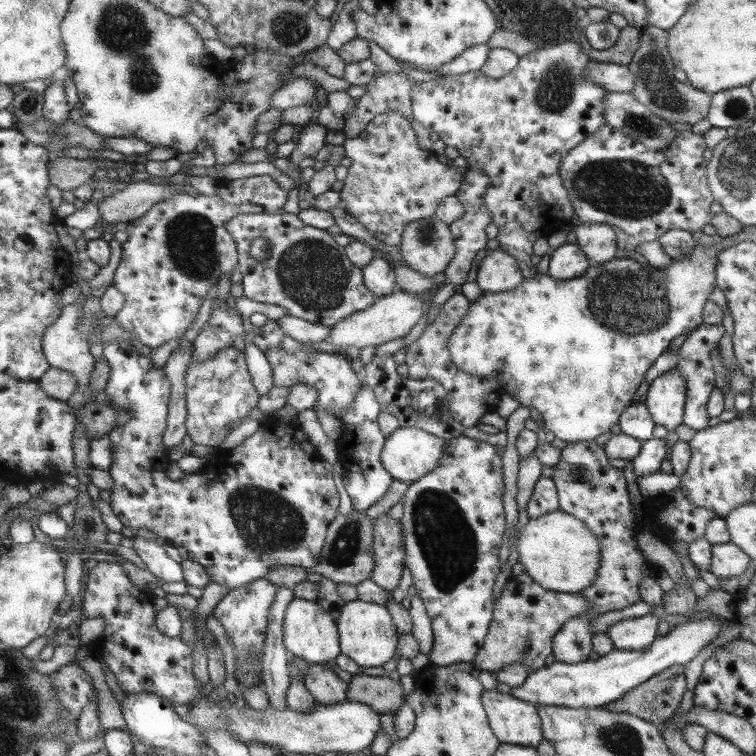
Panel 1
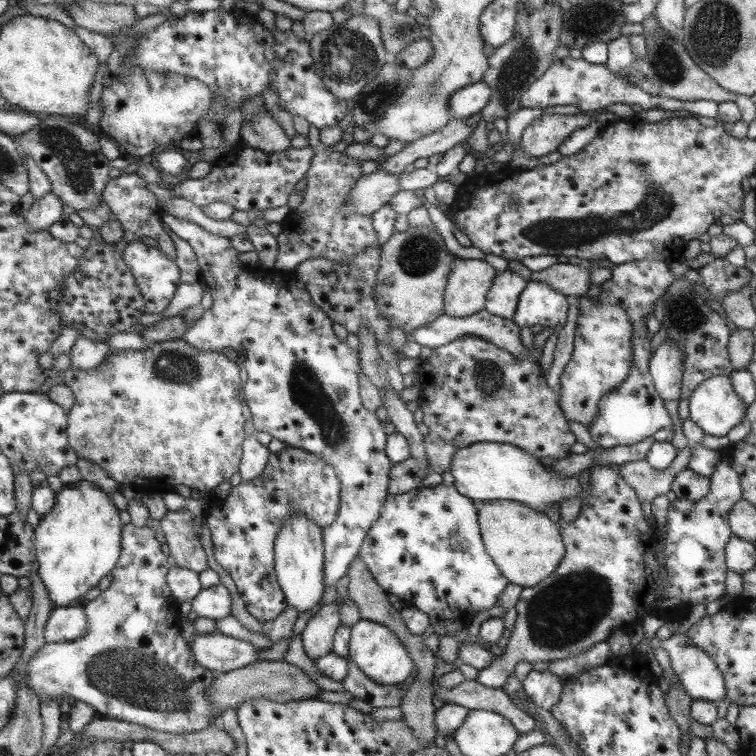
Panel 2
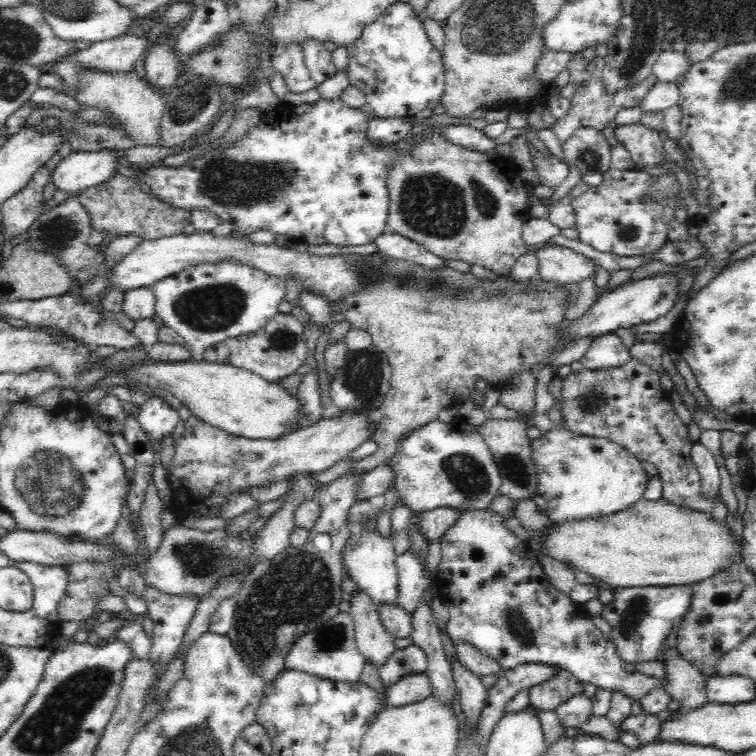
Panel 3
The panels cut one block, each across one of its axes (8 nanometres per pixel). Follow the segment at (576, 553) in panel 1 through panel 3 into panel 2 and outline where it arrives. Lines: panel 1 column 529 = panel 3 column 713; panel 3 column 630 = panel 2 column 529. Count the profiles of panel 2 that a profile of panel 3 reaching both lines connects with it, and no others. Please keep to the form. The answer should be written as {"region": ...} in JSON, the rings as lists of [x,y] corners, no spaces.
{"region":[[[514,500],[477,501],[475,505],[484,547],[510,584],[529,589],[555,572],[564,558],[563,537],[543,511]]]}

